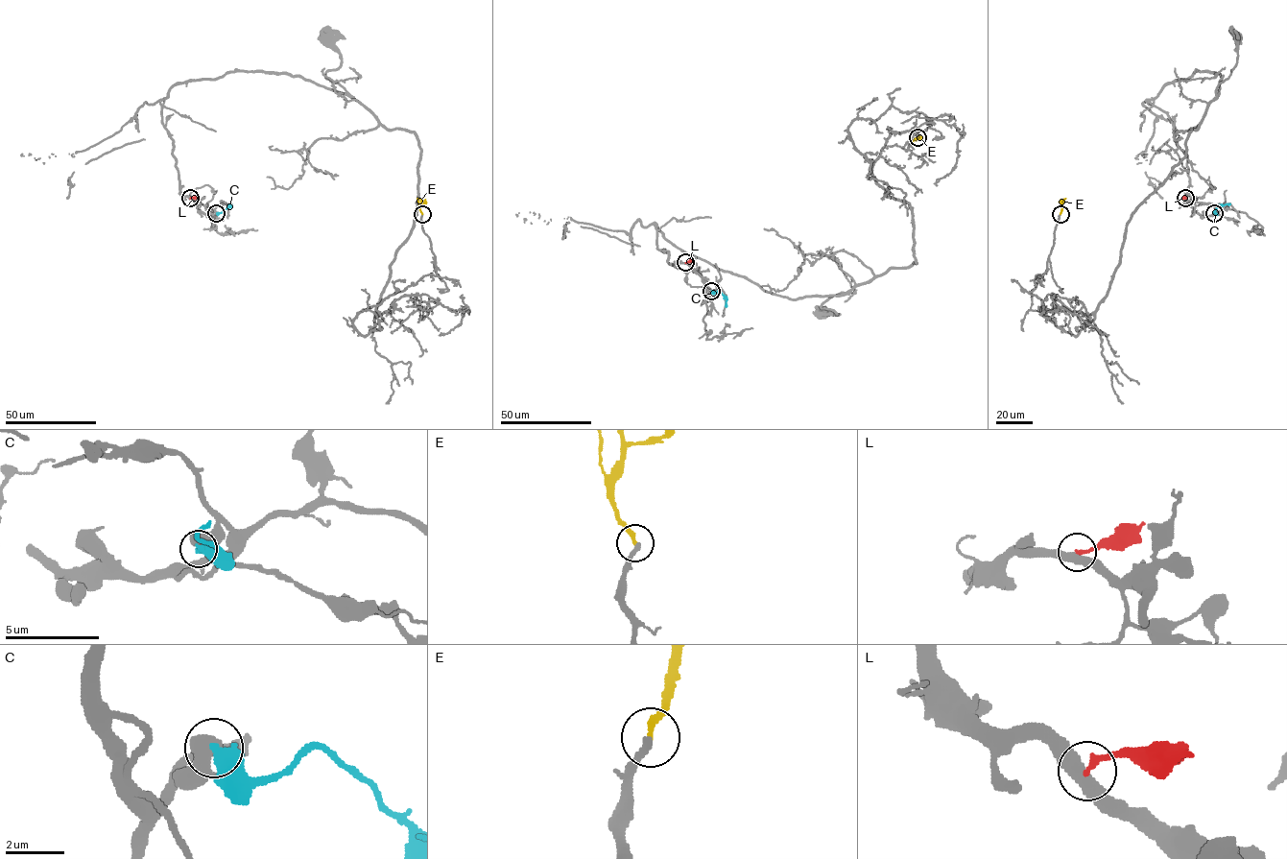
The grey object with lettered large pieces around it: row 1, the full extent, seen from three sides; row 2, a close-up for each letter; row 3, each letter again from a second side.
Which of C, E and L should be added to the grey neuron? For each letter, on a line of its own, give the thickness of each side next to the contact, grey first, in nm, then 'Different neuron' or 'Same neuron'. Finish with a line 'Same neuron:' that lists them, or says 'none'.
C: Thickness 460 nm (grey) against 440 nm. Different neuron
E: Thickness 240 nm (grey) against 200 nm. Same neuron
L: Thickness 440 nm (grey) against 200 nm. Different neuron
Same neuron: E

